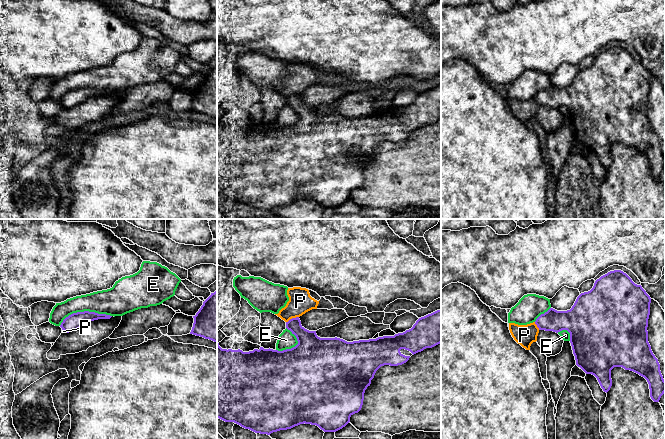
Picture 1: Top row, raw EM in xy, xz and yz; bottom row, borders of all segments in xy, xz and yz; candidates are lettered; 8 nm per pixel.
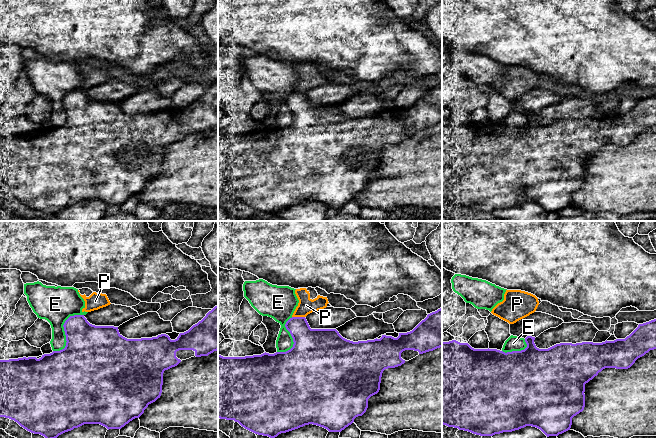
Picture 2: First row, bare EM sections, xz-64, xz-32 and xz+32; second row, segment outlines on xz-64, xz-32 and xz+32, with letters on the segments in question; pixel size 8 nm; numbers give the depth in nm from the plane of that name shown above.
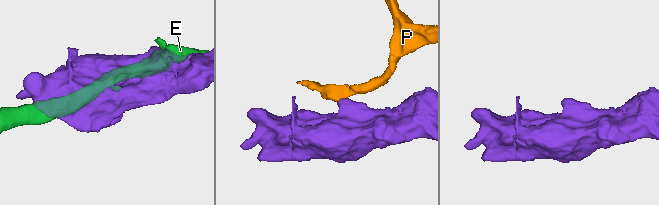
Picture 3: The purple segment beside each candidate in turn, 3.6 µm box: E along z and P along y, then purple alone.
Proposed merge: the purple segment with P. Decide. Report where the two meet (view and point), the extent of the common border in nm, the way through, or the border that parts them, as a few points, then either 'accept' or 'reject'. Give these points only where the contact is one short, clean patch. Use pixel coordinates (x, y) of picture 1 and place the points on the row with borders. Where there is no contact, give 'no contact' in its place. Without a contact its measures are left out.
meets purple in xz at (292, 318); contact 120 nm long; border along xz (298, 316), (292, 317), (286, 322); reject

